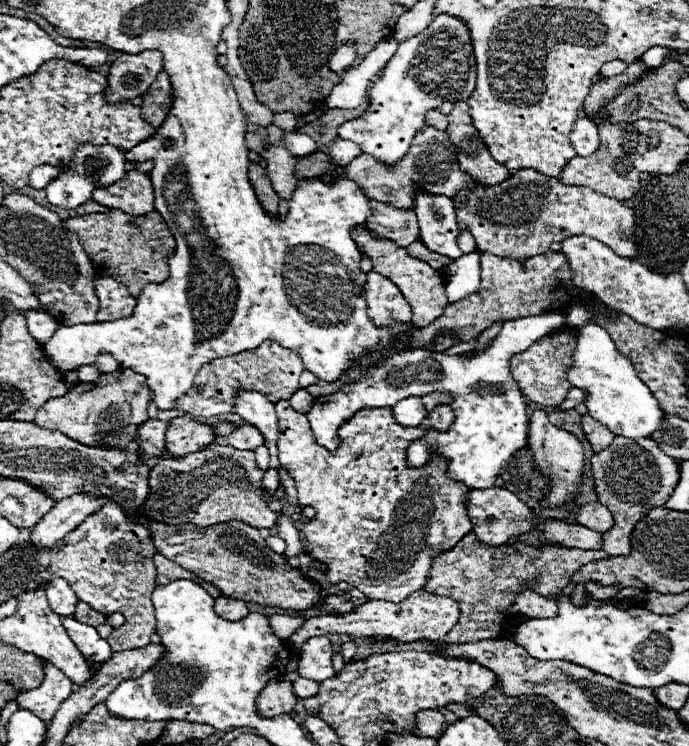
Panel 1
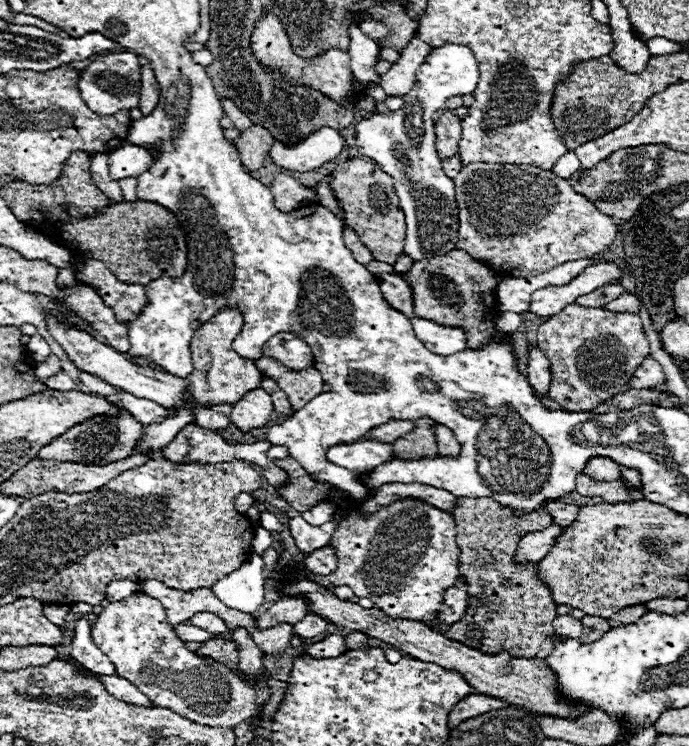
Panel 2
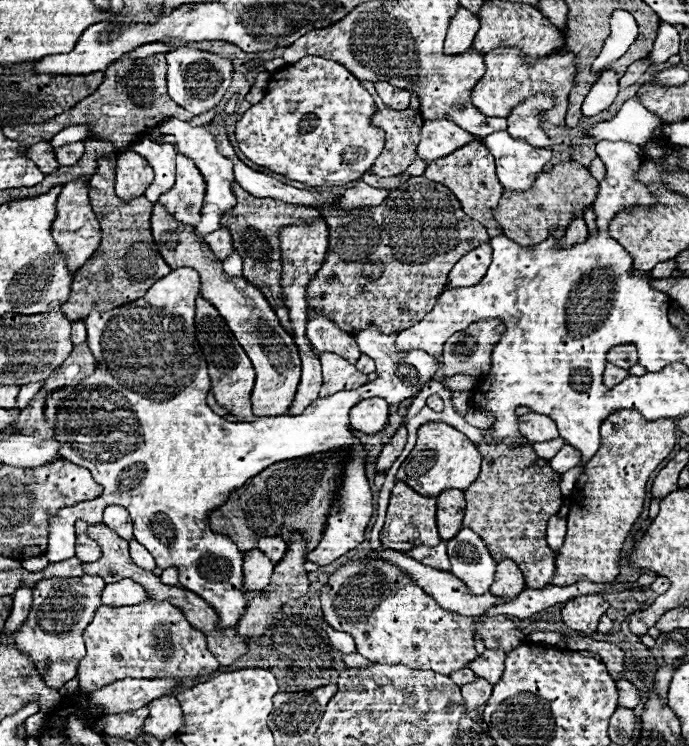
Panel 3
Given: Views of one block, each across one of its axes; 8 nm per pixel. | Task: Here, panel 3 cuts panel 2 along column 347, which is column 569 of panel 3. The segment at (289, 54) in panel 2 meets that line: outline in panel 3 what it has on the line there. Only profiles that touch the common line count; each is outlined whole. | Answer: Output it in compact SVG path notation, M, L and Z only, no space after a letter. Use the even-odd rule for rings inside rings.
M500 46L500 48L484 54L484 60L486 60L486 74L472 90L474 92L472 102L476 108L480 108L482 114L508 118L508 114L512 112L512 106L522 104L526 98L530 98L534 94L550 94L554 100L554 106L550 110L542 112L540 118L542 118L542 122L548 122L554 126L564 122L564 116L568 110L568 96L570 96L570 90L576 86L576 74L578 74L572 52L568 52L568 54L554 52L550 56L540 58L538 62L528 64L522 50Z

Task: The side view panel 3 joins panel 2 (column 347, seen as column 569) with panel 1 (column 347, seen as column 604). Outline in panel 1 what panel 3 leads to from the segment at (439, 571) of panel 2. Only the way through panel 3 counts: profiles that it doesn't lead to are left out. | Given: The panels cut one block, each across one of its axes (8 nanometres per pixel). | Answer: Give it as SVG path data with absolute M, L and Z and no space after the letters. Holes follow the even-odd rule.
M276 402L278 416L278 458L280 464L292 476L298 490L298 504L312 506L316 518L306 524L304 536L314 560L328 564L328 580L332 584L348 582L364 592L368 600L402 602L412 592L420 590L428 578L434 554L454 548L468 532L472 522L466 512L466 494L472 490L462 482L454 482L446 476L448 460L438 452L430 454L430 460L422 468L406 464L408 444L426 434L420 426L400 426L392 418L392 408L360 410L348 418L340 428L340 446L328 452L320 446L312 434L306 414L296 412L288 402Z

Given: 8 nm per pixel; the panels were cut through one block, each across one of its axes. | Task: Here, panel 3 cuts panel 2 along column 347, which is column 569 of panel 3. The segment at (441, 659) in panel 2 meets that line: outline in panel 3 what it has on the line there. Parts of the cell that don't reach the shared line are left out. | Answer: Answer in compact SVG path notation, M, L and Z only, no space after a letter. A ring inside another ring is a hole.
M600 594L580 596L580 598L566 602L566 606L562 608L562 620L572 630L578 630L584 634L594 634L598 620L604 616L608 606L610 604Z

